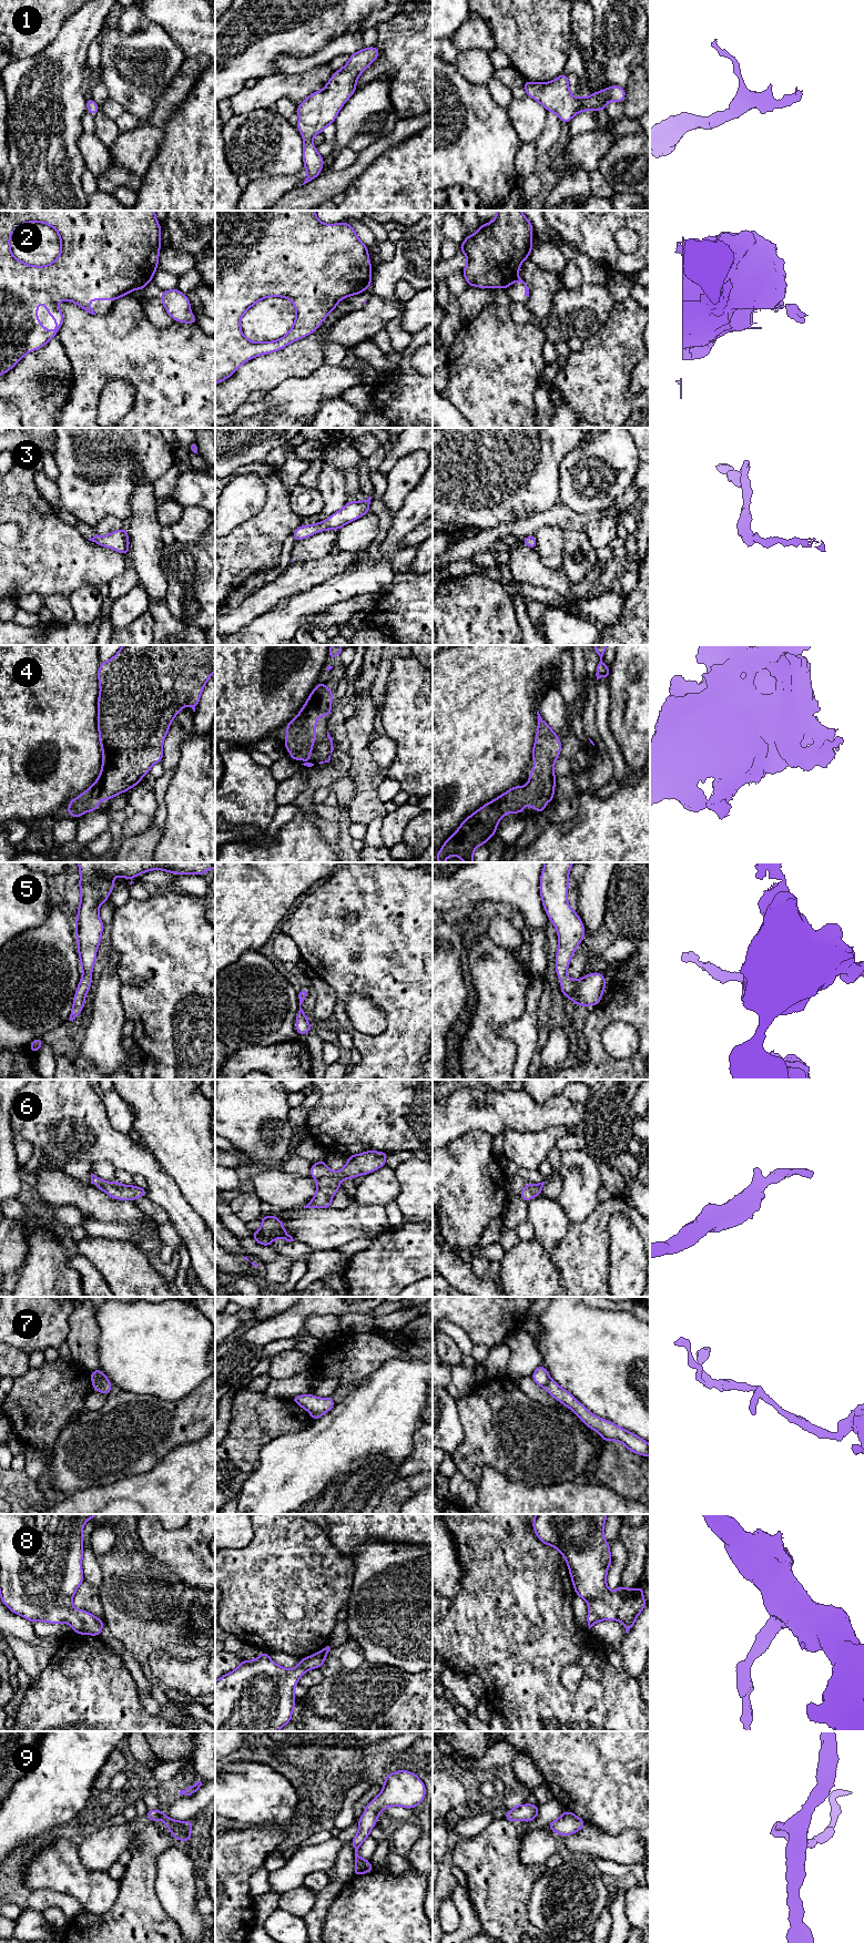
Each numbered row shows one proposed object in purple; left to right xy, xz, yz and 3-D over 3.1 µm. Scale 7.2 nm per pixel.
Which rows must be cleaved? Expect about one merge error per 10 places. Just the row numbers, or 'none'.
2

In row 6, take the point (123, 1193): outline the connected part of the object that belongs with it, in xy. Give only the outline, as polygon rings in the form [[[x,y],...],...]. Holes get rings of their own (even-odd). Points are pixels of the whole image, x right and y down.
[[[91,1173],[91,1184],[106,1193],[111,1198],[120,1200],[134,1201],[138,1197],[146,1197],[146,1189],[140,1188],[136,1185],[126,1186],[118,1180],[105,1182]]]

